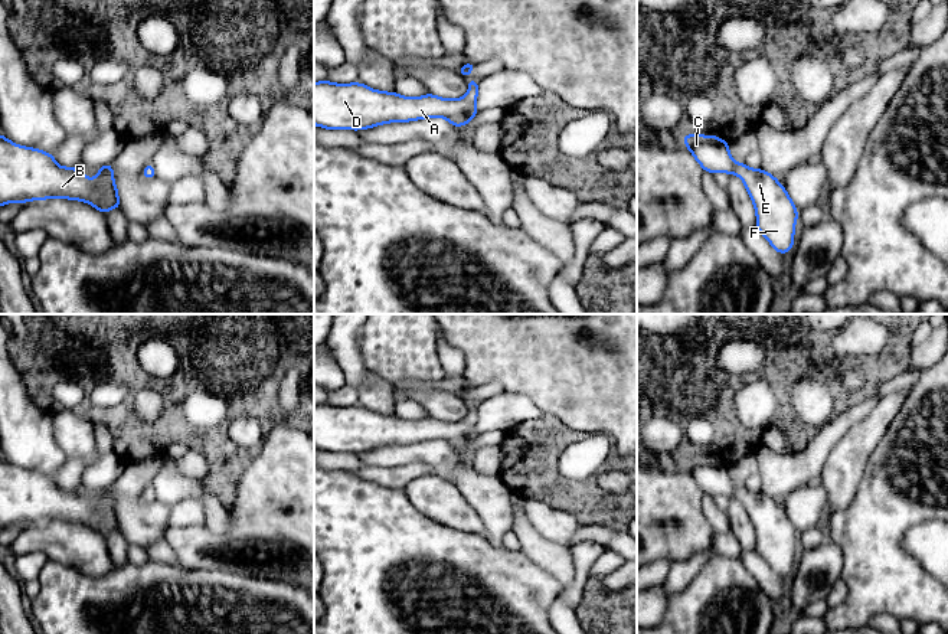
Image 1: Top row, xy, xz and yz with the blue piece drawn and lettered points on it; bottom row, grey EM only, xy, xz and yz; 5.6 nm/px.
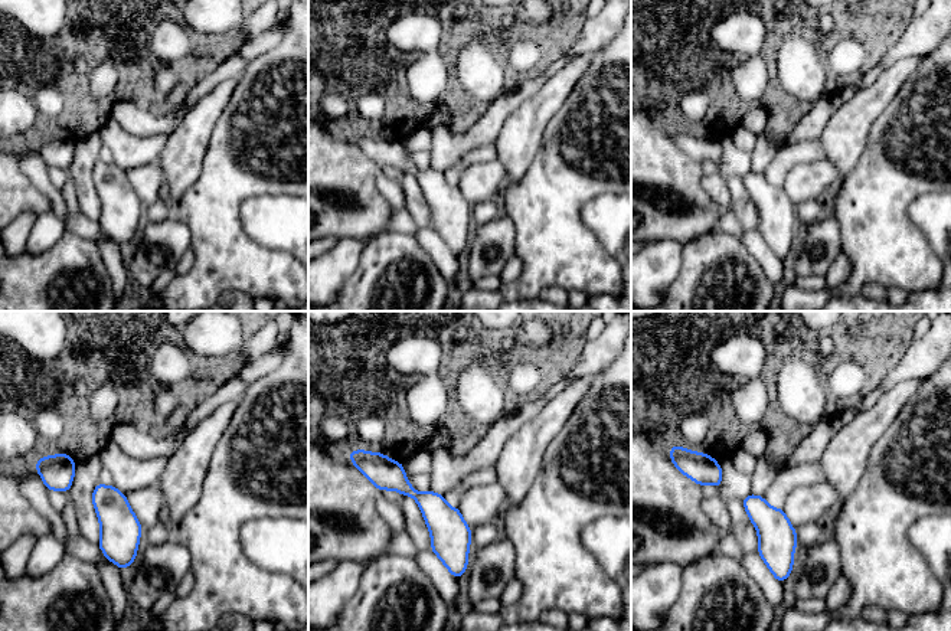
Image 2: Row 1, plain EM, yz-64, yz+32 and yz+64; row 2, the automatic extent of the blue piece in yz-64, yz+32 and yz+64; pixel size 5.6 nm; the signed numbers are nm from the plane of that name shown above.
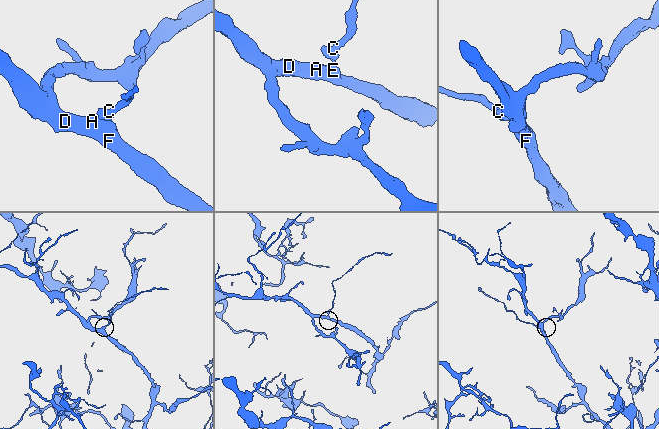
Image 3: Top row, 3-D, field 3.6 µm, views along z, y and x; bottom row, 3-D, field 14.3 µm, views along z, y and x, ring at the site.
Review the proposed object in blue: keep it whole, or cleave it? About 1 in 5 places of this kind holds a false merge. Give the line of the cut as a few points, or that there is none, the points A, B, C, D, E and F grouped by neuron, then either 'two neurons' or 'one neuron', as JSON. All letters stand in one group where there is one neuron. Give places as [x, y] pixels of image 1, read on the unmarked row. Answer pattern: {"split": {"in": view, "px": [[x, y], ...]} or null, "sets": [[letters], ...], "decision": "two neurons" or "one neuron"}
{"split": null, "sets": [["A", "B", "C", "D", "E", "F"]], "decision": "one neuron"}

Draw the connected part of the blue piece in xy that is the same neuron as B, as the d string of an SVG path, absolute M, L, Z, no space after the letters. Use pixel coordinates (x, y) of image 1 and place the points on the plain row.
M0 458L0 529L10 524L23 527L29 523L58 520L86 524L104 537L114 530L121 532L111 486L98 493L99 497L89 501L79 496L76 488L61 490L50 476L14 467Z

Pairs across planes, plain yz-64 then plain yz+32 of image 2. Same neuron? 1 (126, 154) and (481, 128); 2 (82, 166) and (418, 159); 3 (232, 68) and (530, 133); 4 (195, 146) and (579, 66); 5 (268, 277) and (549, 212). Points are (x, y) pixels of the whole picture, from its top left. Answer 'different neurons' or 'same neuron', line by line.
1: same neuron
2: different neurons
3: different neurons
4: same neuron
5: same neuron

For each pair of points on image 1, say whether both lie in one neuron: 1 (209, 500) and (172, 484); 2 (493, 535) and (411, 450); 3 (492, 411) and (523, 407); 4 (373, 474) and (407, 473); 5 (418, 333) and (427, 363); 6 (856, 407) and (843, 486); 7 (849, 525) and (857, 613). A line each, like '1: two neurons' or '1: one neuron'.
1: one neuron
2: one neuron
3: one neuron
4: one neuron
5: one neuron
6: two neurons
7: one neuron

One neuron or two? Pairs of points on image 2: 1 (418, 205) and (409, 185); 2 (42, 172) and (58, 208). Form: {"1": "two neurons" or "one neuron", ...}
{"1": "one neuron", "2": "one neuron"}

